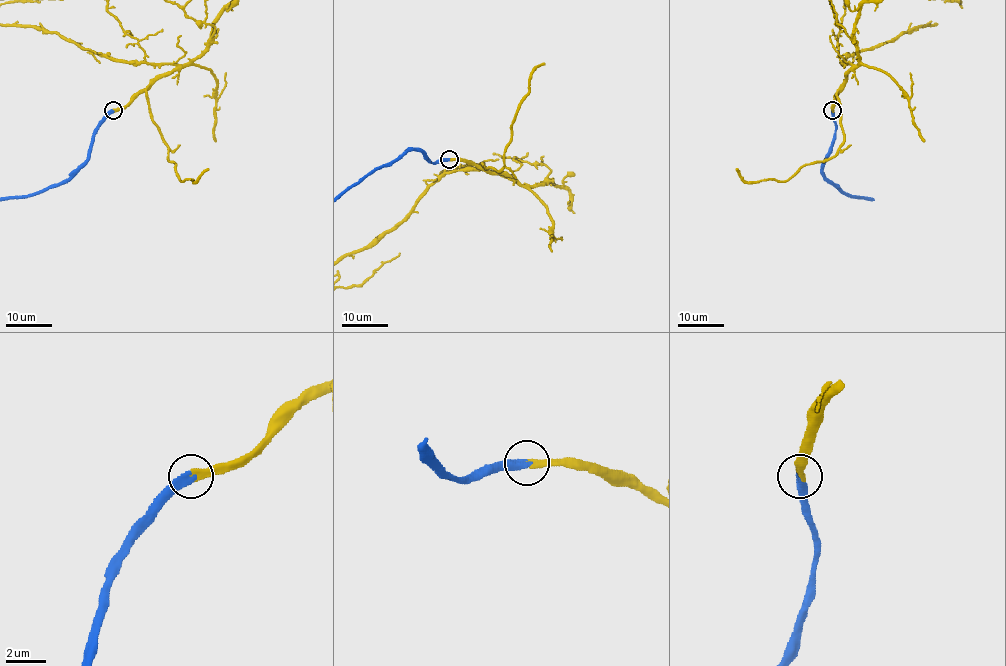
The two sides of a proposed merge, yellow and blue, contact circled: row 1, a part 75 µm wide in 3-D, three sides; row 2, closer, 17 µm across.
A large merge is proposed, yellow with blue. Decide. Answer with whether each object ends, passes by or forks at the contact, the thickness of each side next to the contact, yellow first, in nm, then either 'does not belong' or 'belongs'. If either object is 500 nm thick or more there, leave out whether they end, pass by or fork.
yellow ends | blue ends | 280/360 nm | belongs

